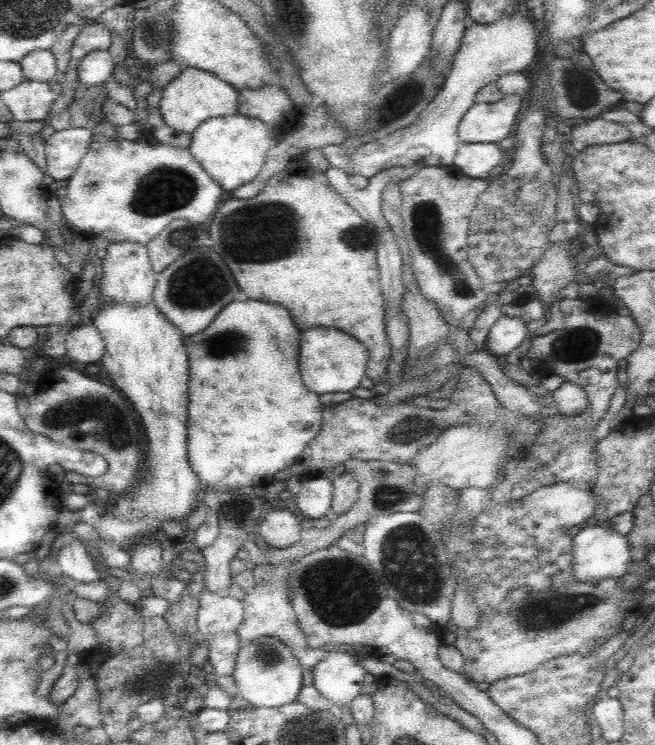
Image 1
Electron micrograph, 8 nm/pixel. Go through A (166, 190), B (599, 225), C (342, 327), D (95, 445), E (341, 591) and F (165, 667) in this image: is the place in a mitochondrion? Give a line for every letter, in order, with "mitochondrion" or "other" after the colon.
A: mitochondrion
B: other
C: other
D: other
E: mitochondrion
F: mitochondrion

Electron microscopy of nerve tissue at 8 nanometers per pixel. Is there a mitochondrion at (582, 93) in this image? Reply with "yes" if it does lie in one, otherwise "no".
yes

